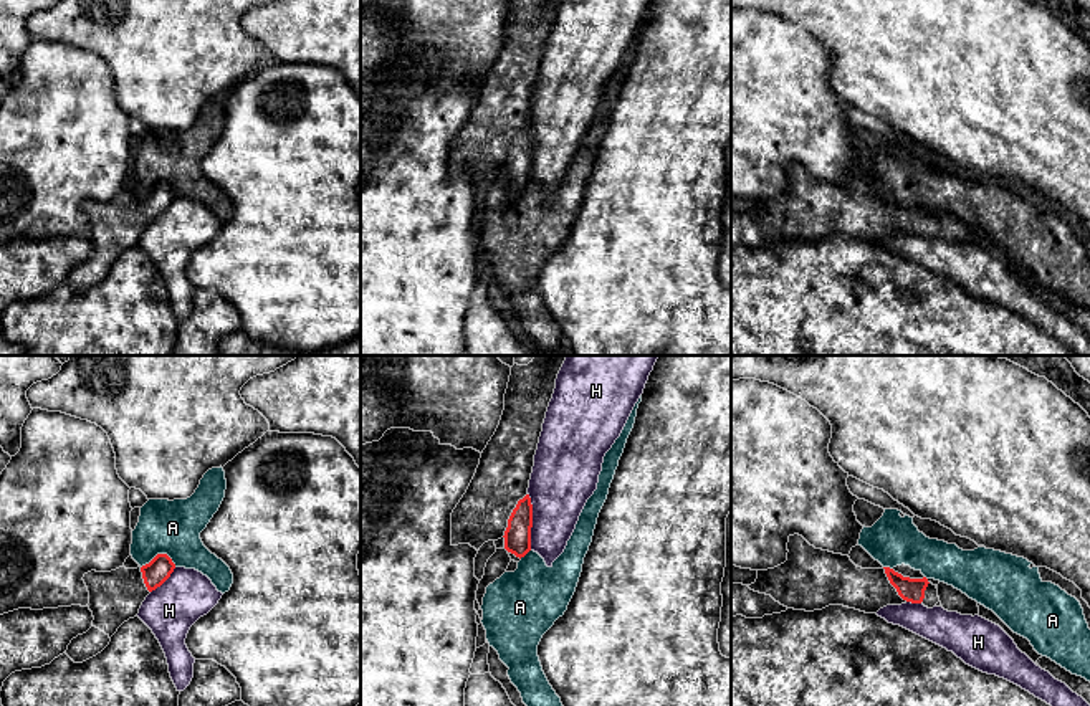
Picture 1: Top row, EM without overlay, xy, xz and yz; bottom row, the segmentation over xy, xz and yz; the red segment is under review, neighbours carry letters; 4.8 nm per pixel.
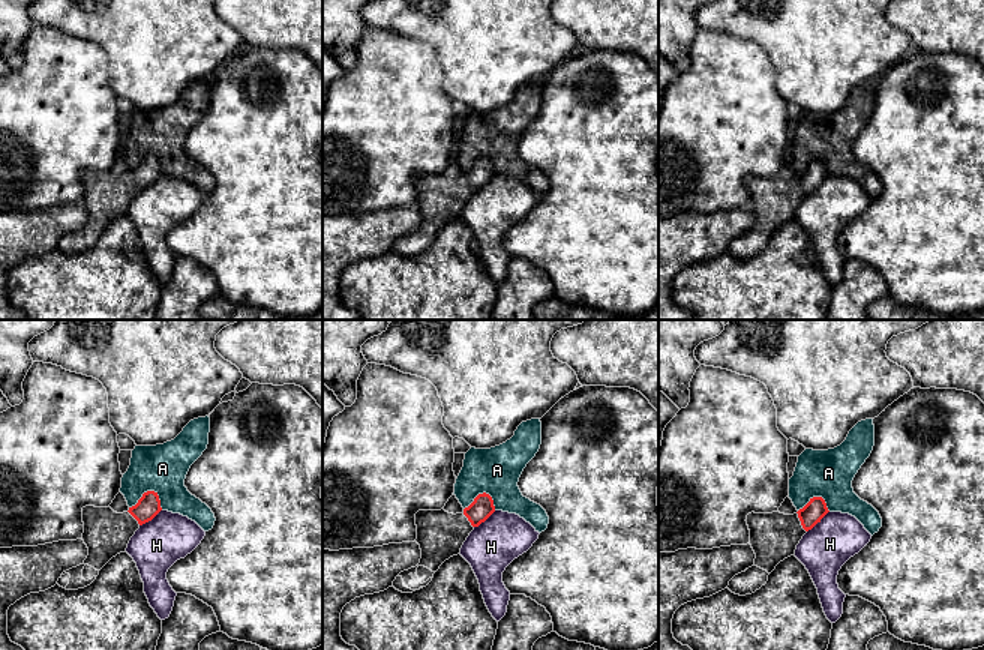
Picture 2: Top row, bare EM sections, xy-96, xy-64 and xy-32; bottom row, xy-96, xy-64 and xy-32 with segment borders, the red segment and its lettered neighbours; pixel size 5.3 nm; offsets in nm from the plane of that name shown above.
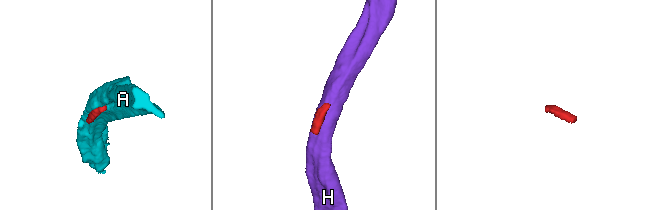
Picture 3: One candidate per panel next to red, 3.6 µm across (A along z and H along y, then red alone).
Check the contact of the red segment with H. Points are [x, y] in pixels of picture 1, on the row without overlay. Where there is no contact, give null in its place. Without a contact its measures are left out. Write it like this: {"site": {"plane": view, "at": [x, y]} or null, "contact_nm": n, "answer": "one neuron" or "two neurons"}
{"site": {"plane": "xz", "at": [531, 151]}, "contact_nm": 280, "answer": "two neurons"}

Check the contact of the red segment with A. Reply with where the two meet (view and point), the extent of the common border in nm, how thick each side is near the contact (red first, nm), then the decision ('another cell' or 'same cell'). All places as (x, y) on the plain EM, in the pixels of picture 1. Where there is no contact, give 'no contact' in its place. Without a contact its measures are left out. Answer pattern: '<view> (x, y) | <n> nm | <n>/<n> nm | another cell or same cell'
xy (157, 184) | 180 nm | 120/260 nm | another cell

